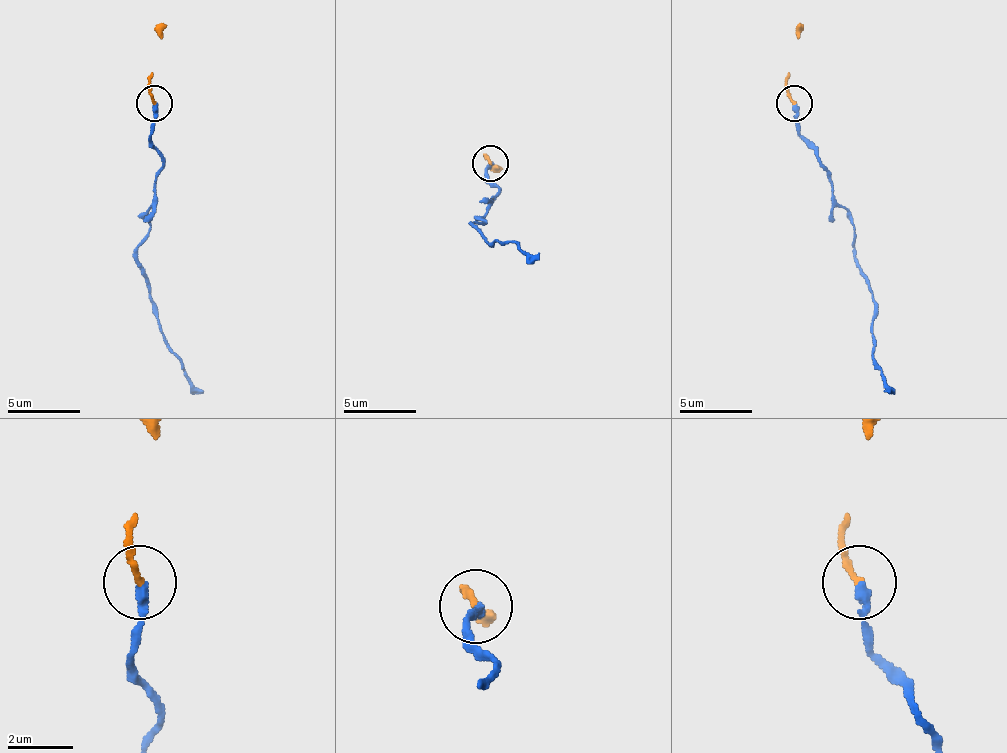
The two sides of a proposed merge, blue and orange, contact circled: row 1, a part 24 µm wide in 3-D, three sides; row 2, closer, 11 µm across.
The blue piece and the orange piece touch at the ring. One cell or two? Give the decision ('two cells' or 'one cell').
one cell

